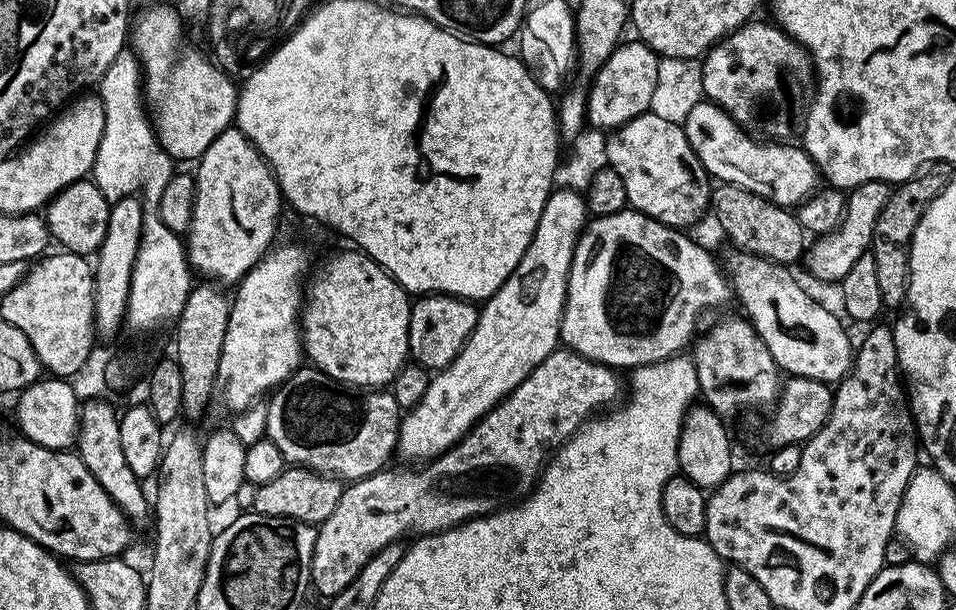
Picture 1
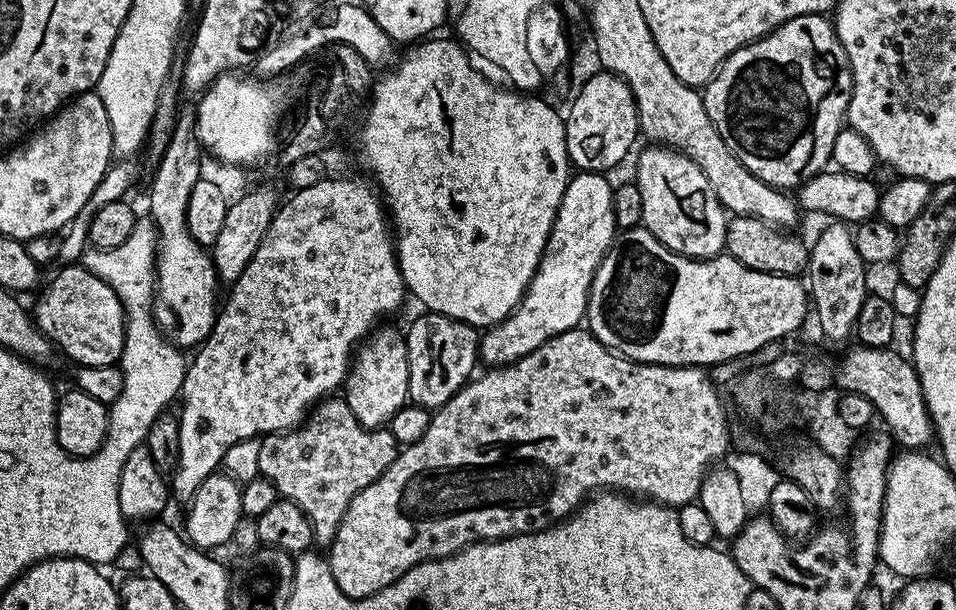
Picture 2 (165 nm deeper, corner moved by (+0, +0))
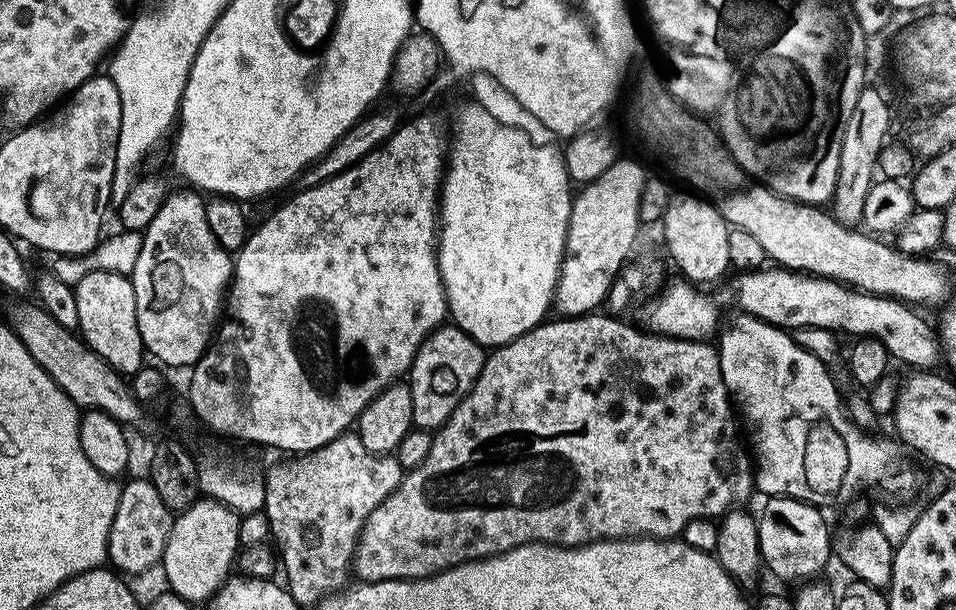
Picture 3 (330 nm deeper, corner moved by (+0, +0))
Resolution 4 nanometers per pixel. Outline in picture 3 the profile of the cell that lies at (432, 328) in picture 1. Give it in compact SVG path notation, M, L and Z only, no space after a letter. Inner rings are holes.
M441 326L424 340L410 369L412 422L417 429L439 430L454 414L484 368L486 352L455 326Z

